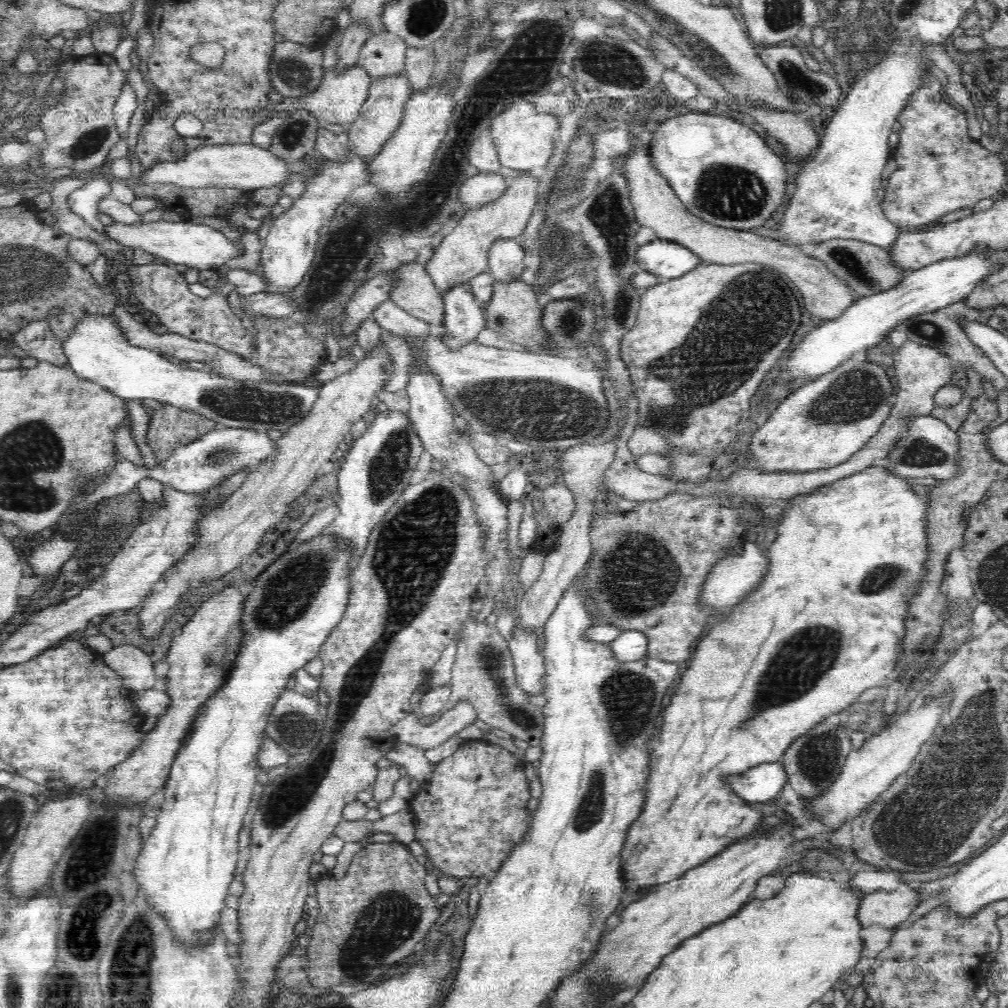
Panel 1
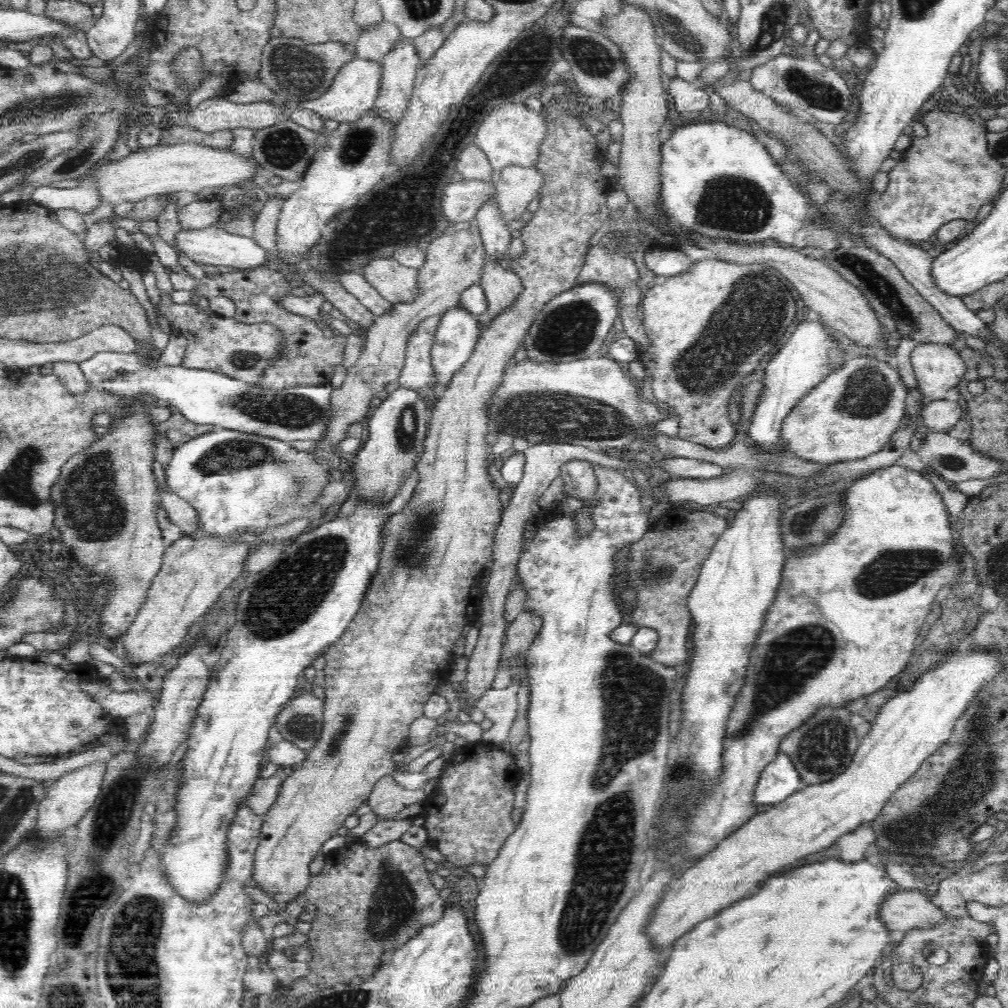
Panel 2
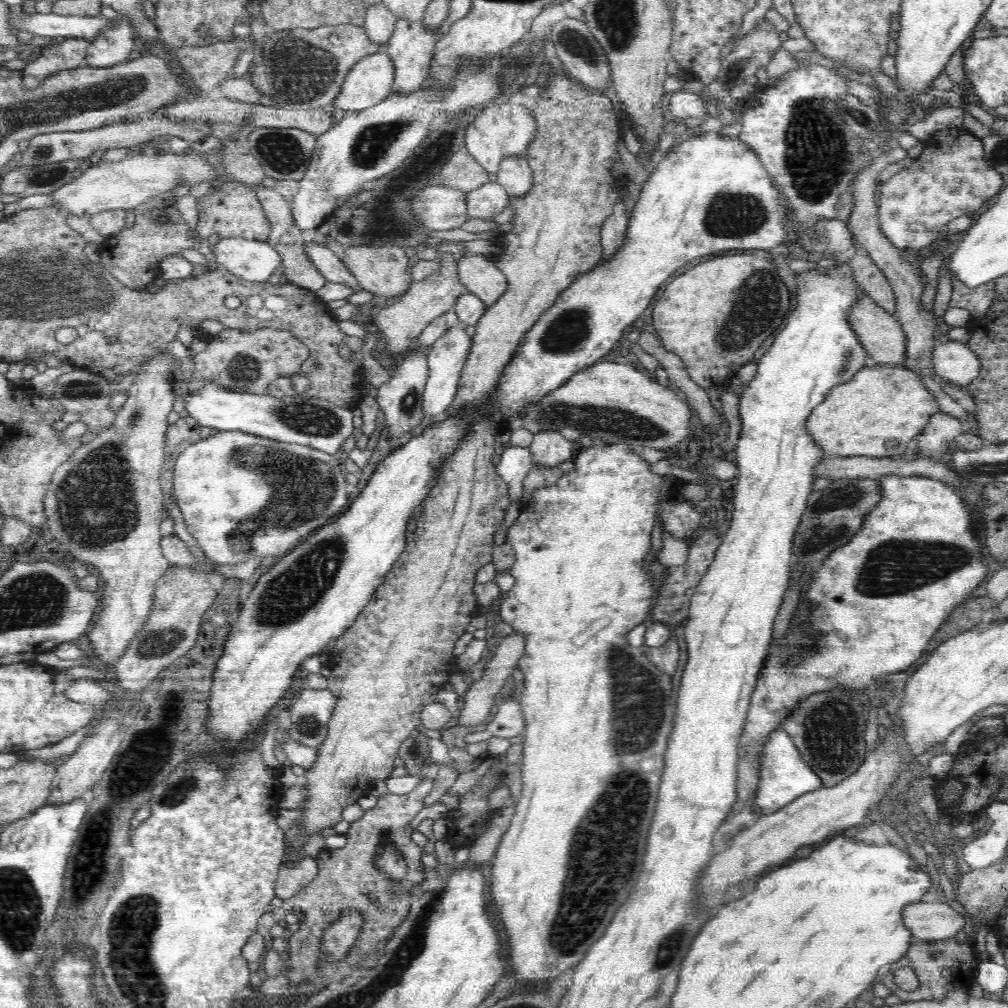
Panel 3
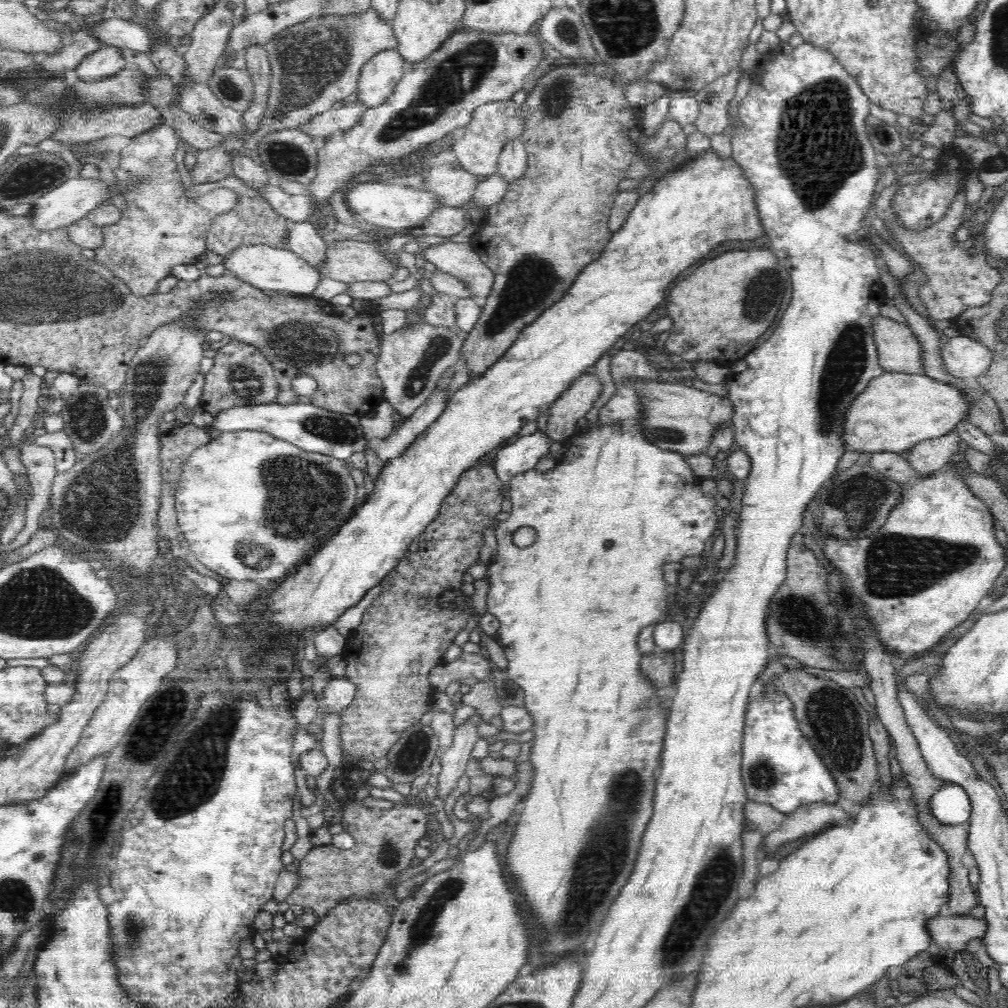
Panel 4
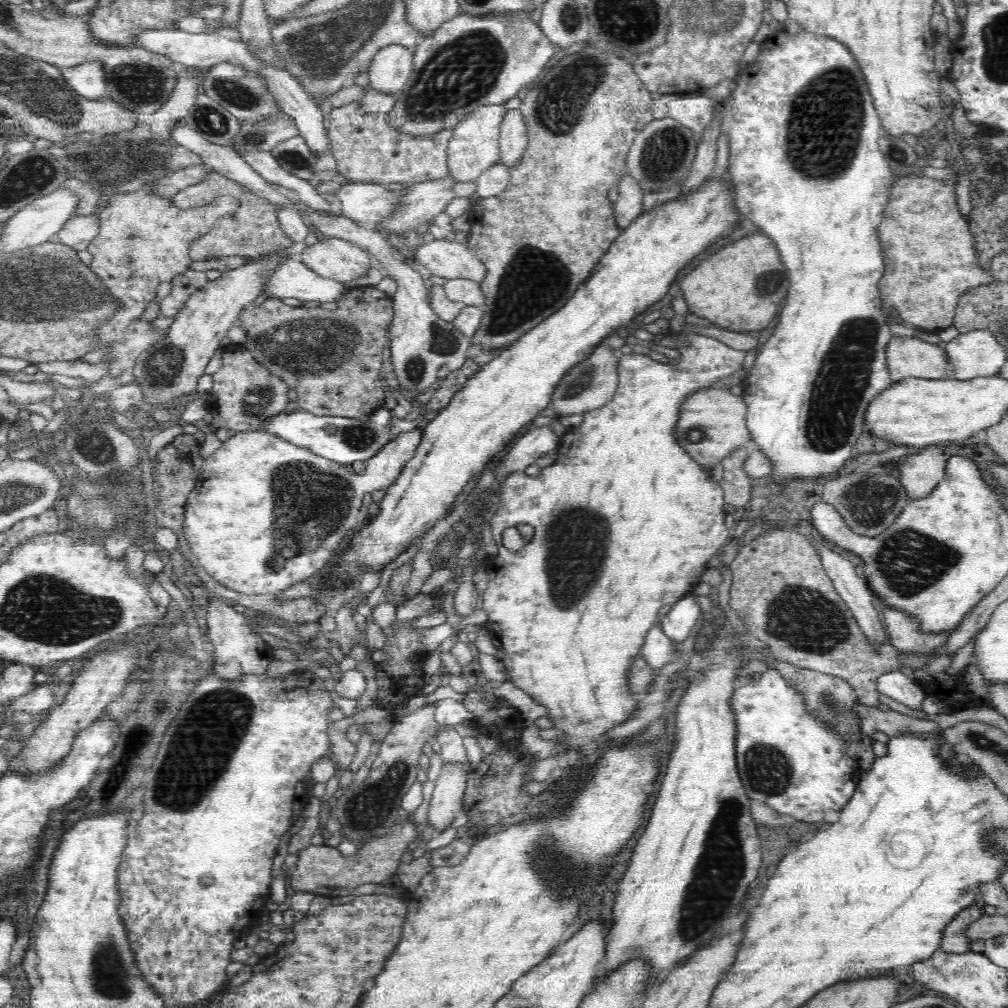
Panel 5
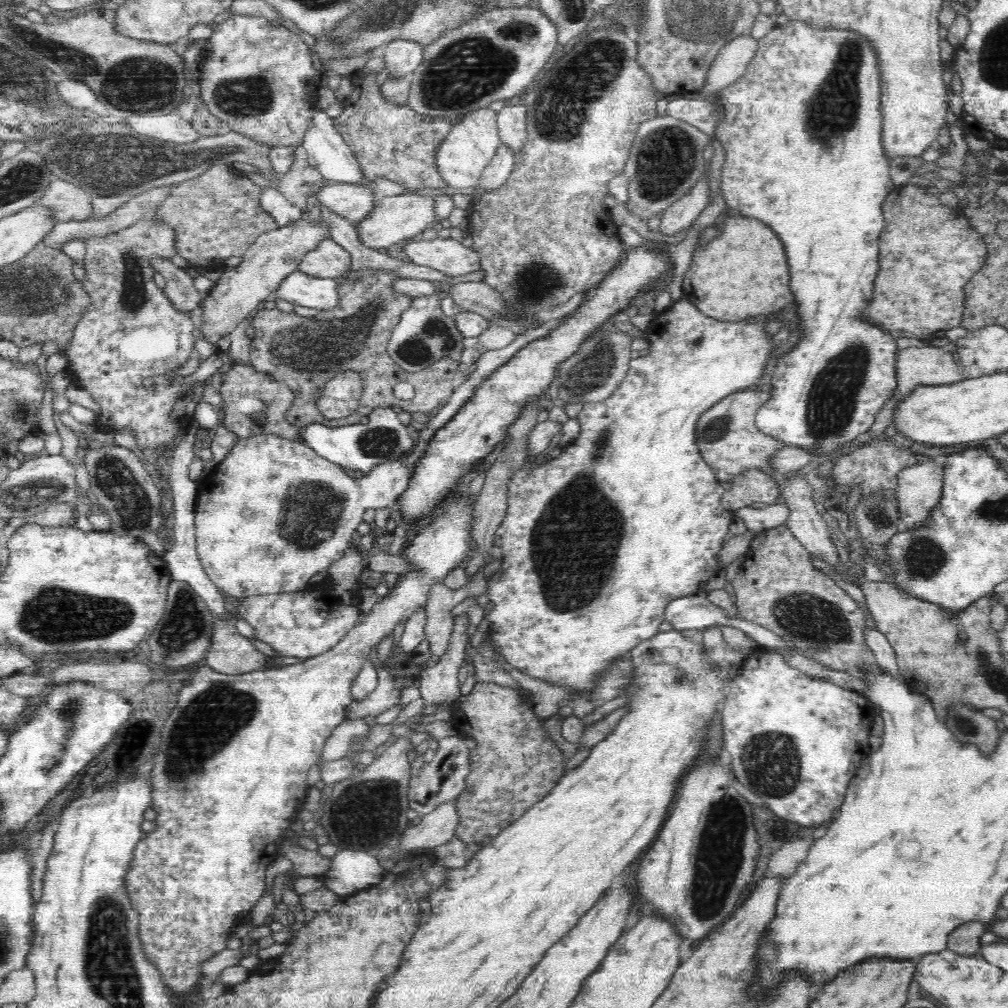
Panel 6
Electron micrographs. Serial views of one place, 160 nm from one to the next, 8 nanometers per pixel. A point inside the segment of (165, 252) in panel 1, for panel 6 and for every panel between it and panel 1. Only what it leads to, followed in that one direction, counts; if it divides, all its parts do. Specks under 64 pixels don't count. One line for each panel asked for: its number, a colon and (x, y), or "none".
2: (210, 245)
3: (253, 261)
4: (266, 268)
5: (292, 279)
6: (300, 289)

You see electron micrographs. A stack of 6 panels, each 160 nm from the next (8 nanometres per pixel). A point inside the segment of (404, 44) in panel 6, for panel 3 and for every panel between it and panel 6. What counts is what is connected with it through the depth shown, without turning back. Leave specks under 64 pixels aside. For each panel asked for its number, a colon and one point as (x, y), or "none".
3: (370, 81)
4: (379, 76)
5: (391, 67)

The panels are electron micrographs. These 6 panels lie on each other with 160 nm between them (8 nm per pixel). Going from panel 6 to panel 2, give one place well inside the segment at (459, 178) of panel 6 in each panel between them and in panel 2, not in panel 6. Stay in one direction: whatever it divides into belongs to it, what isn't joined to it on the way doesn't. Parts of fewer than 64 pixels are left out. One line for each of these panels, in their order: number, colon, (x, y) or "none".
2: (510, 135)
3: (500, 130)
4: (493, 124)
5: (474, 146)

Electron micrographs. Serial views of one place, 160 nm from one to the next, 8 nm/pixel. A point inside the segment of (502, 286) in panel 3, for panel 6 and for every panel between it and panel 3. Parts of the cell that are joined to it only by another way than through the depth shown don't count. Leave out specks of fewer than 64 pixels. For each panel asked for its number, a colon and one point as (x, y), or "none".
4: (460, 260)
5: (448, 259)
6: (450, 257)

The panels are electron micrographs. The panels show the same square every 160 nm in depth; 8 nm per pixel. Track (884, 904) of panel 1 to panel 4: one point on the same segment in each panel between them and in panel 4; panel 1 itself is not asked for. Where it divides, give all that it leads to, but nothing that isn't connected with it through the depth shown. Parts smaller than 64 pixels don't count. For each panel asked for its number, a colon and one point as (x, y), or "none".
2: (904, 910)
3: (927, 921)
4: (954, 932)

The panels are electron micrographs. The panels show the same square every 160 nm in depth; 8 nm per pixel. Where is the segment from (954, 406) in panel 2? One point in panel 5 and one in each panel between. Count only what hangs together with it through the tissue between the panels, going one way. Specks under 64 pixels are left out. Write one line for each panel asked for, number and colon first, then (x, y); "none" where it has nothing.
3: (937, 438)
4: (931, 455)
5: (919, 474)

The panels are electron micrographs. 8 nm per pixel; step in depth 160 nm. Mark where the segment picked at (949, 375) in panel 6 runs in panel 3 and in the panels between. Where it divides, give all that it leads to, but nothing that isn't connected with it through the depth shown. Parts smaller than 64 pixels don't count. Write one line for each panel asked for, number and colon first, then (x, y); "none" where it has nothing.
3: (880, 333)
4: (899, 350)
5: (907, 357)

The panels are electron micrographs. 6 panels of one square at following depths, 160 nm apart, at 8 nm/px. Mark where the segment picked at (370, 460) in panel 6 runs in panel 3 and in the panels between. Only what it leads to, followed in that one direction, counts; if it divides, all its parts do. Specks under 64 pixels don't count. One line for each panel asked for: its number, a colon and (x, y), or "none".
3: (305, 420)
4: (315, 429)
5: (344, 440)

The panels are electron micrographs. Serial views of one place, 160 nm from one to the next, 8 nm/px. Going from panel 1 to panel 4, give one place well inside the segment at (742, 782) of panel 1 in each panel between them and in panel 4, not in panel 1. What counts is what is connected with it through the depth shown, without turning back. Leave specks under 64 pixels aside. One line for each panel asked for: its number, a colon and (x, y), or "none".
2: (779, 780)
3: (784, 775)
4: (779, 766)

